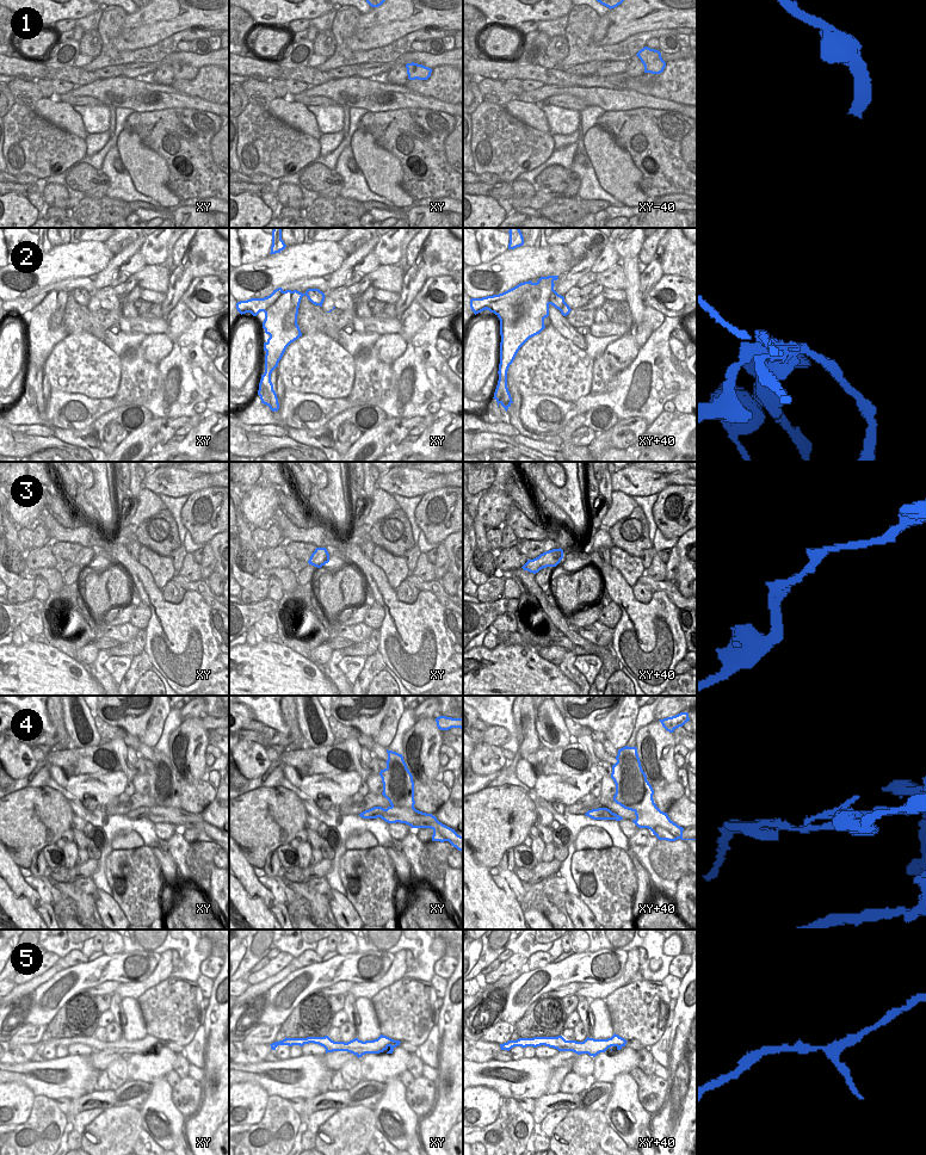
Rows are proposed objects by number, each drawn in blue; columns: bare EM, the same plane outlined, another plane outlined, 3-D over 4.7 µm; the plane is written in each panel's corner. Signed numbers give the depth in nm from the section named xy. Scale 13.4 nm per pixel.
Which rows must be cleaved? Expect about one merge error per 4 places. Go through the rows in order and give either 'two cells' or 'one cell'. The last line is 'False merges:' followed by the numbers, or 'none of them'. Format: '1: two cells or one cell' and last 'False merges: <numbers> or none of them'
1: one cell
2: two cells
3: one cell
4: two cells
5: one cell
False merges: 2, 4

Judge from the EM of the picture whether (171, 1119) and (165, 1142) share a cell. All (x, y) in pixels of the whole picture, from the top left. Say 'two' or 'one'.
one

